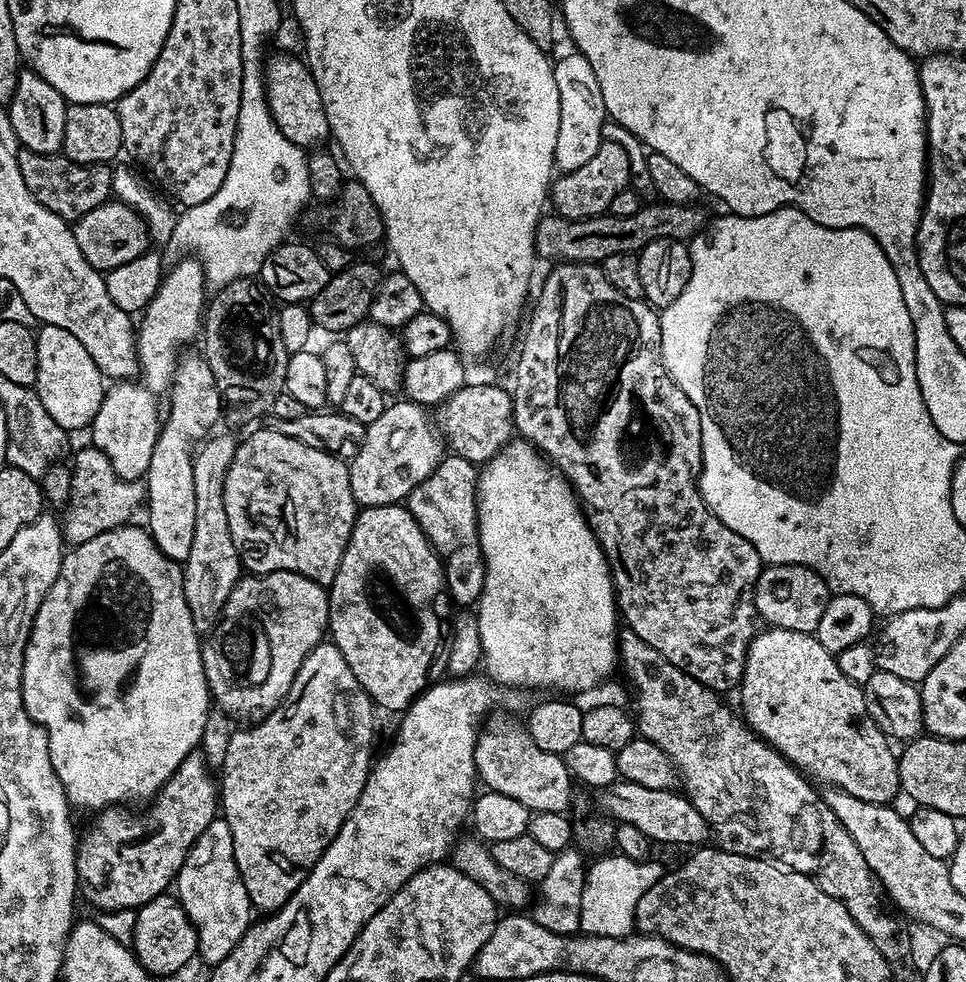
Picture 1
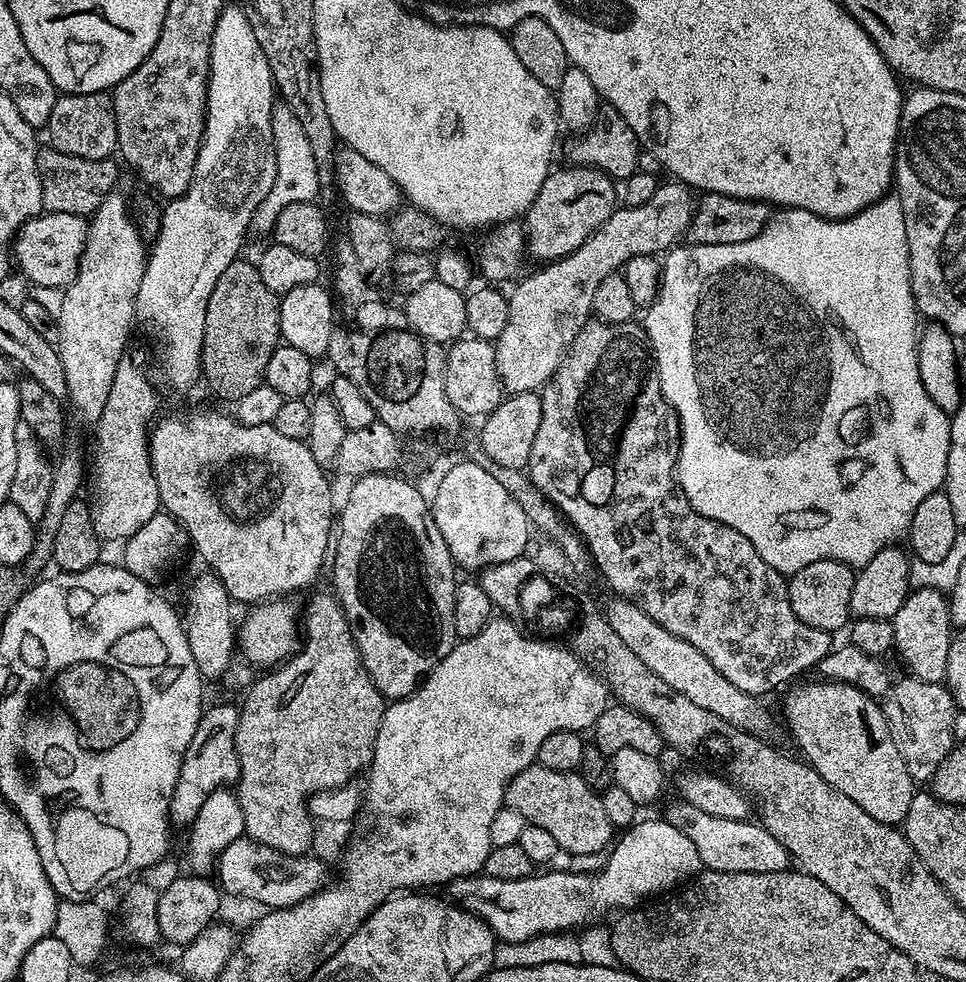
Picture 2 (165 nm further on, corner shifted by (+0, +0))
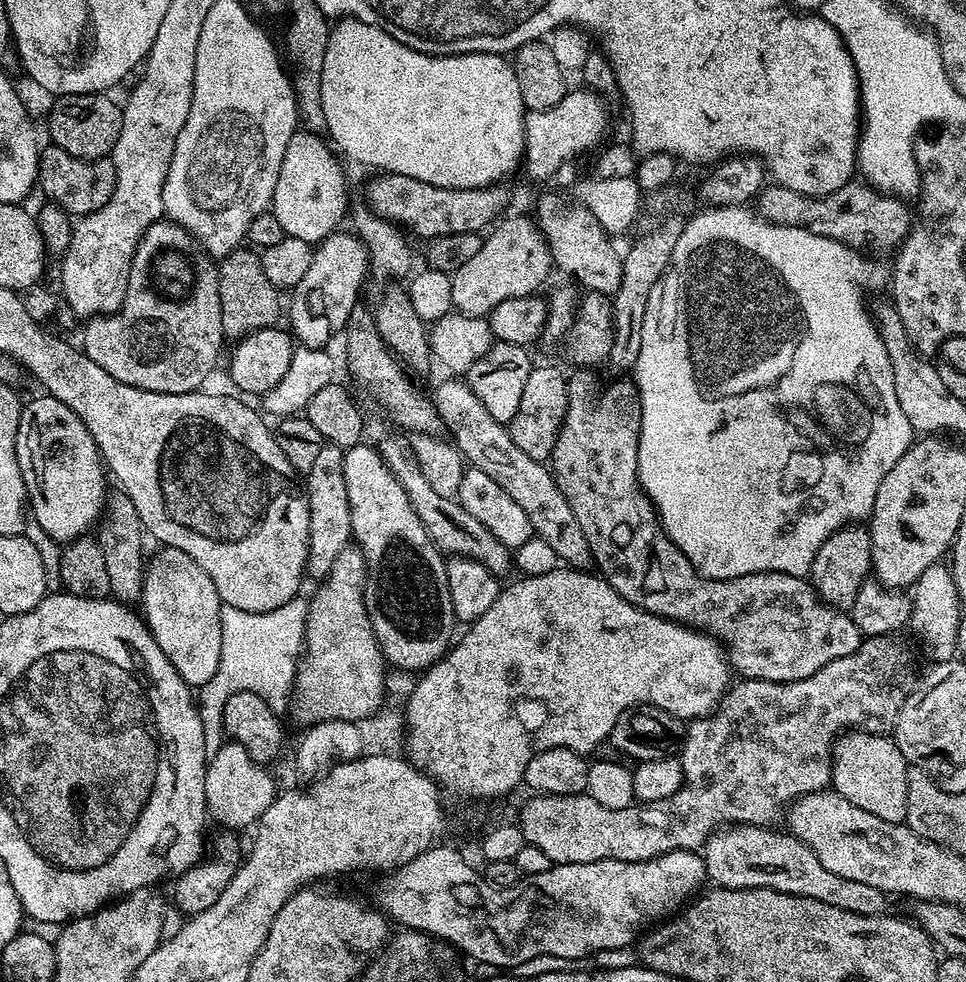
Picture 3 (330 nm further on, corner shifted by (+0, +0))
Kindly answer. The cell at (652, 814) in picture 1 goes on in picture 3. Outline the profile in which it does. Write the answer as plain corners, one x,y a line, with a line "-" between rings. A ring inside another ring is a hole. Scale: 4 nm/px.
734,824
713,832
702,849
707,879
722,888
769,888
795,896
818,898
818,902
830,902
830,906
838,906
838,910
850,910
863,916
883,916
889,911
889,897
882,890
866,886
866,882
853,882
851,878
830,874
830,870
818,862
810,846
787,831
776,831
780,830
758,824

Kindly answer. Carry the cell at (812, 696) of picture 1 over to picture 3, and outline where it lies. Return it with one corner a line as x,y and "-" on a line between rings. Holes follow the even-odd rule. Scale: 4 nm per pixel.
848,730
836,741
832,750
831,787
838,794
842,794
842,798
850,798
854,806
870,810
874,818
902,824
906,818
908,766
907,758
902,754
902,750
898,750
891,735

